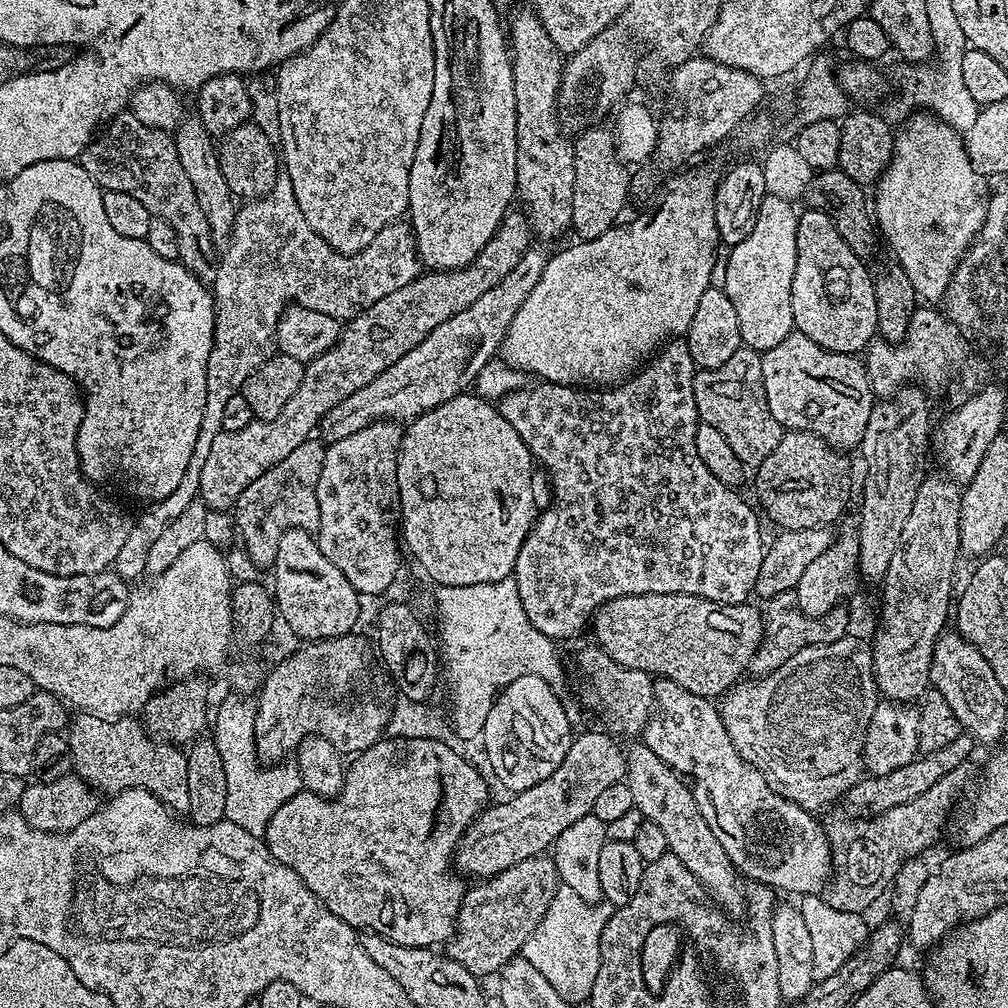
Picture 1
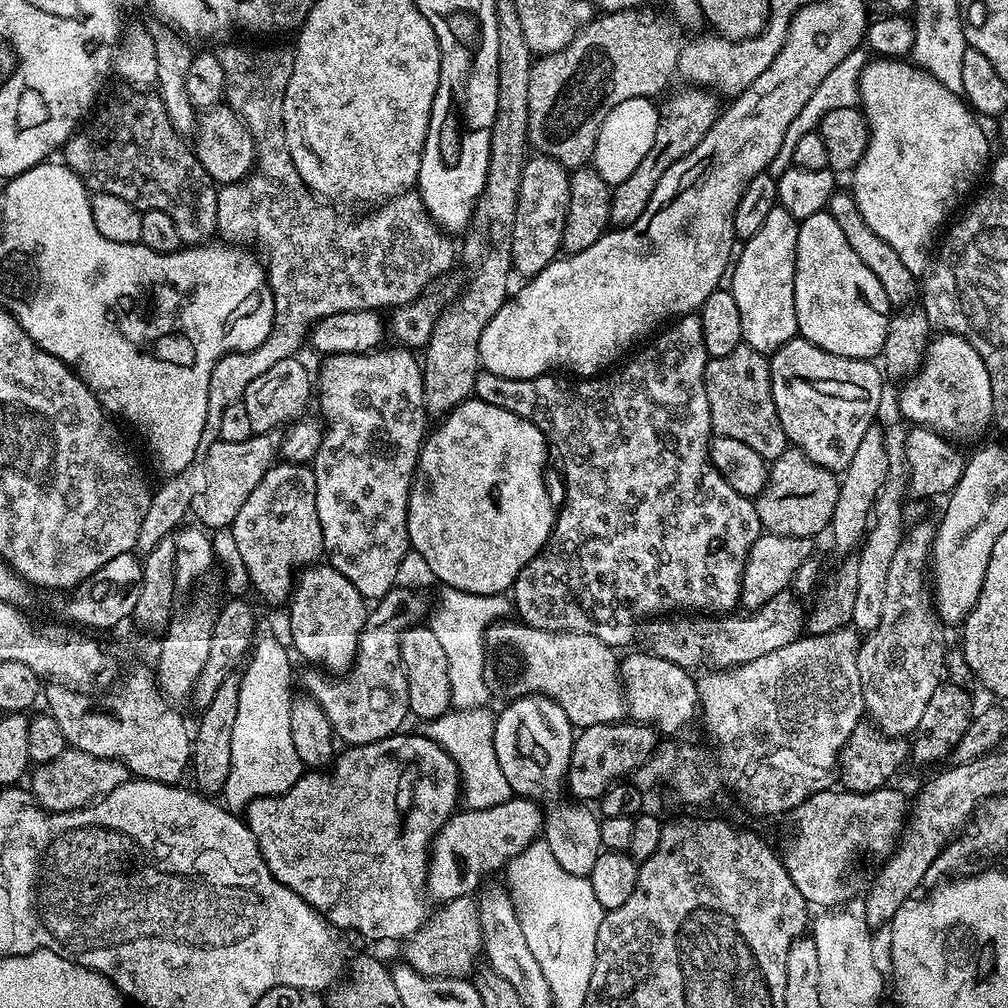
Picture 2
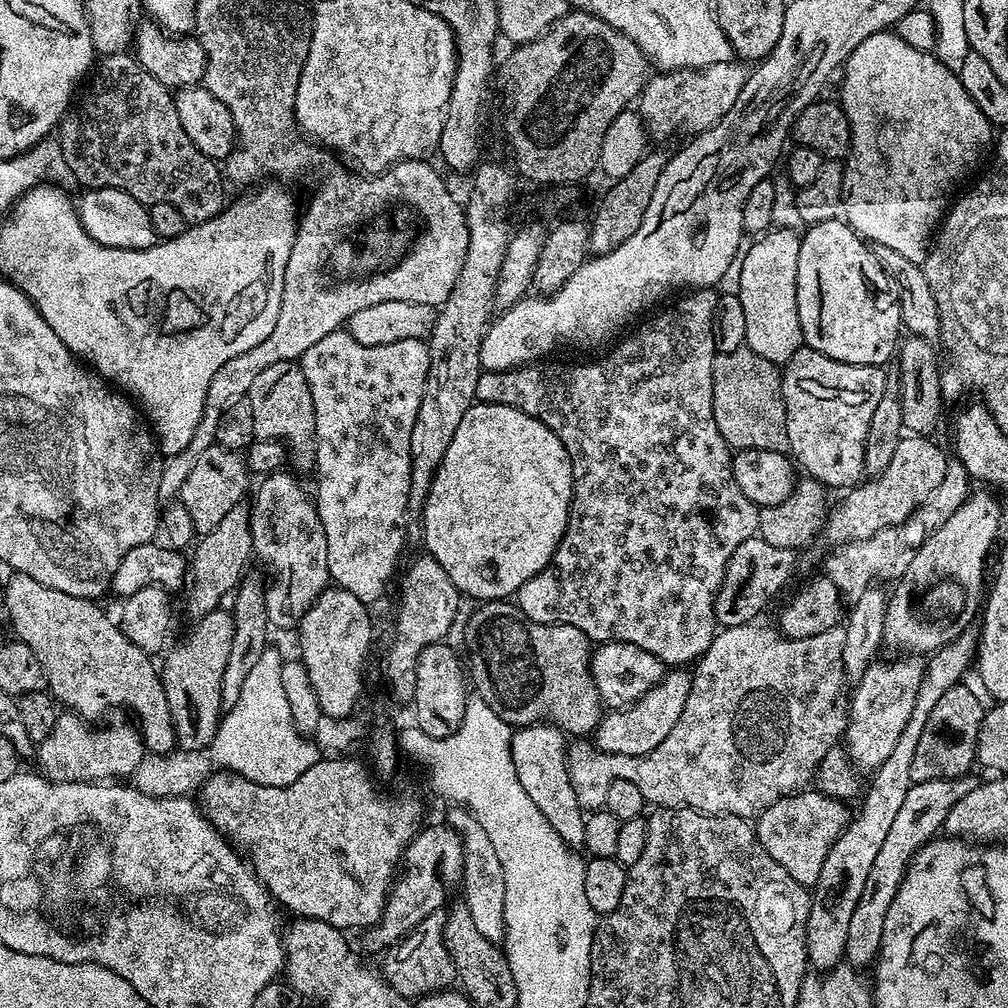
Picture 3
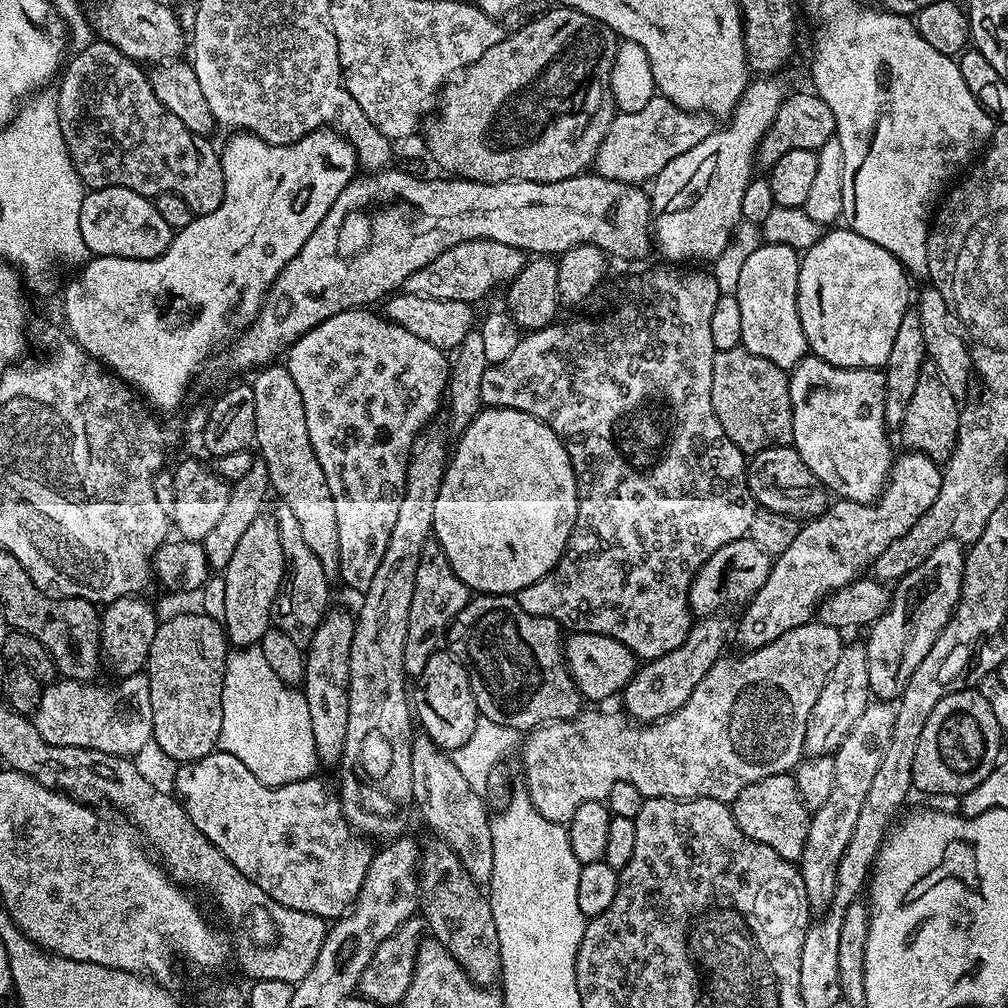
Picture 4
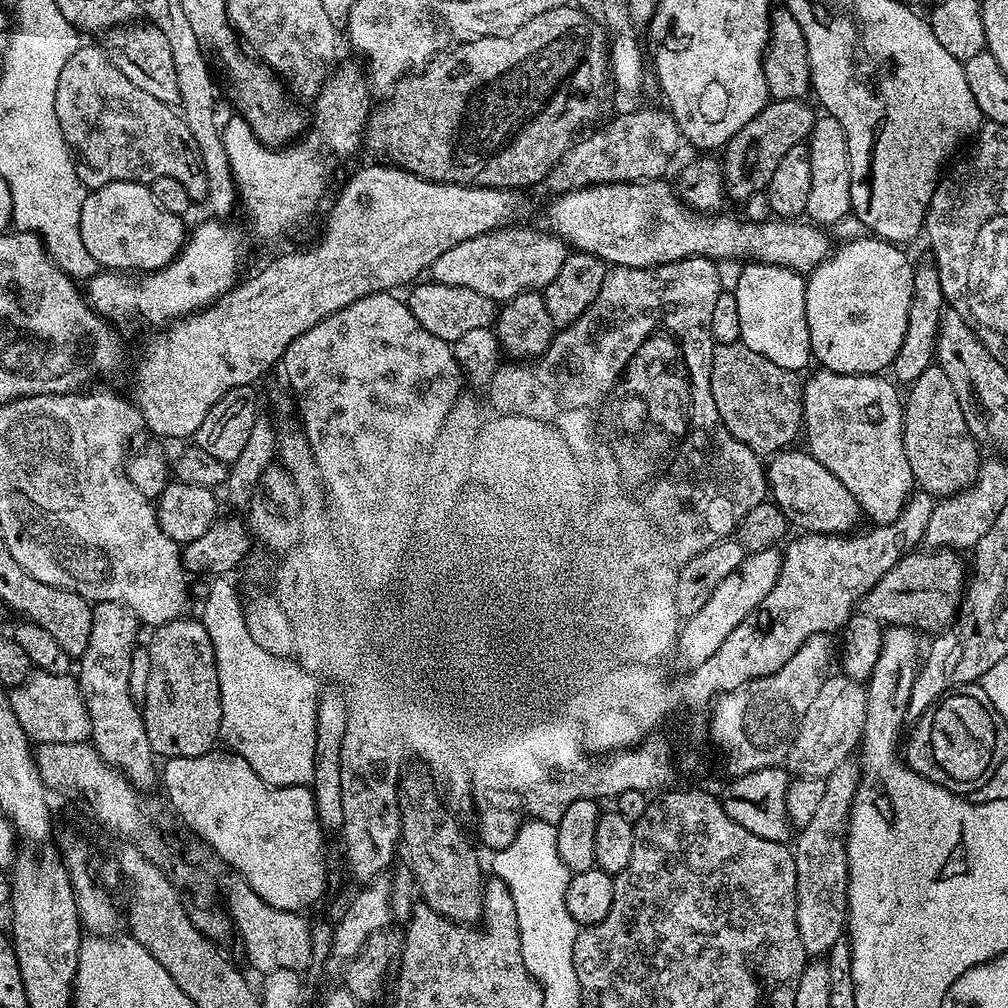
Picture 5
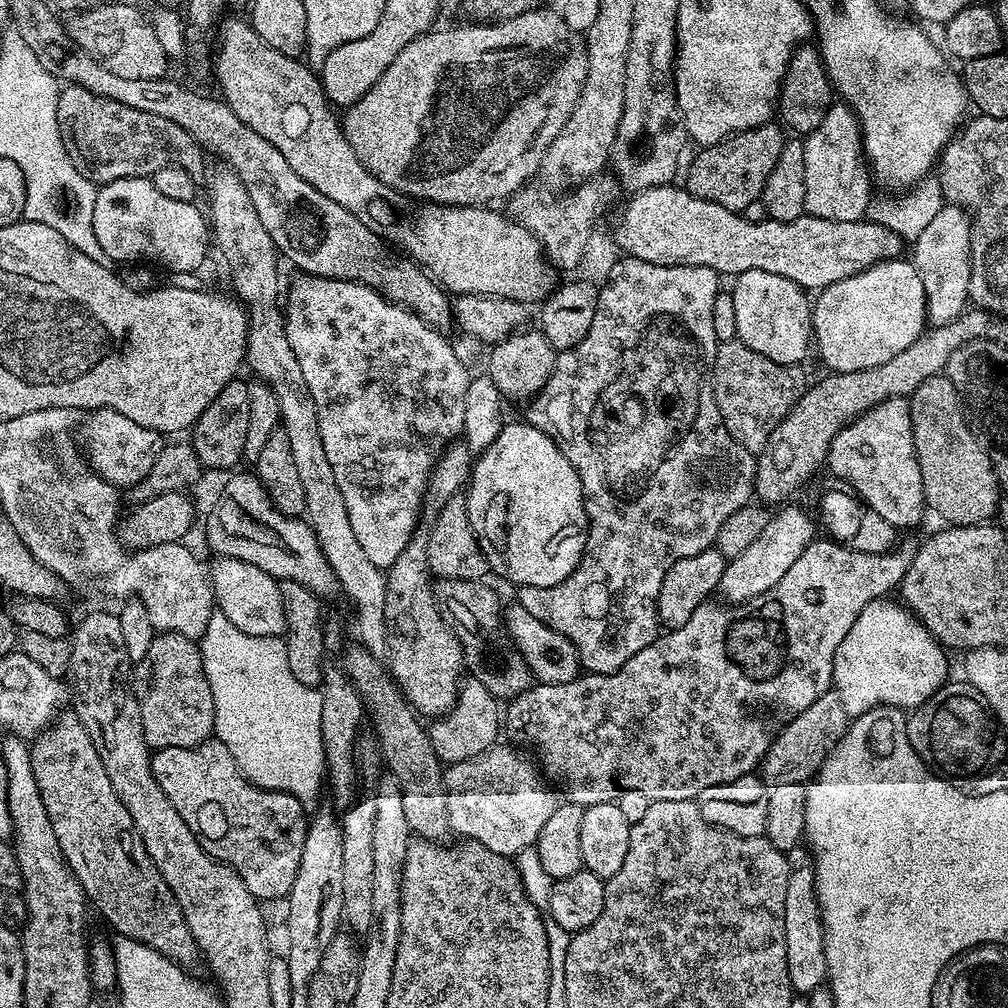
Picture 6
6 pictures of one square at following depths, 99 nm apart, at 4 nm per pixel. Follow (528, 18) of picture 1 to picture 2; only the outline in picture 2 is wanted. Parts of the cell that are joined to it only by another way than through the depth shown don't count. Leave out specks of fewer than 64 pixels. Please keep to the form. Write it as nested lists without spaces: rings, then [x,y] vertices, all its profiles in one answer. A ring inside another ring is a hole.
[[[529,155],[522,170],[521,185],[518,186],[517,214],[514,218],[512,267],[517,277],[537,276],[561,255],[566,210],[570,210],[569,169],[549,156]]]

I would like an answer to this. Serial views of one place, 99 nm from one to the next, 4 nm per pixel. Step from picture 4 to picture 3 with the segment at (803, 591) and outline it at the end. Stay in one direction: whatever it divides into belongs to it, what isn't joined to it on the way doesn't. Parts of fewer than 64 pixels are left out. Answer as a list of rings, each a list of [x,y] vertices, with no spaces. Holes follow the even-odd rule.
[[[927,435],[901,436],[894,450],[894,458],[890,458],[890,466],[886,466],[880,476],[857,483],[843,493],[841,504],[831,505],[822,529],[823,535],[828,535],[829,545],[839,546],[849,544],[851,540],[870,538],[878,530],[910,518],[914,509],[924,504],[934,490],[938,490],[938,482],[942,482],[942,474],[946,474],[949,459],[949,453],[944,453]]]

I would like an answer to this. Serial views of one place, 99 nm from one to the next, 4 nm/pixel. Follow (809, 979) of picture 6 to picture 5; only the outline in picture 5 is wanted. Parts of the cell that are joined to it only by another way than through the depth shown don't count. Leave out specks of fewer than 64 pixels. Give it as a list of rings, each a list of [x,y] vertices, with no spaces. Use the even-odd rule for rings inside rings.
[[[849,762],[838,766],[824,780],[824,793],[818,810],[805,828],[795,833],[794,870],[796,871],[796,922],[804,955],[824,958],[841,943],[848,923],[848,849],[846,825],[852,797],[858,783],[858,768]]]

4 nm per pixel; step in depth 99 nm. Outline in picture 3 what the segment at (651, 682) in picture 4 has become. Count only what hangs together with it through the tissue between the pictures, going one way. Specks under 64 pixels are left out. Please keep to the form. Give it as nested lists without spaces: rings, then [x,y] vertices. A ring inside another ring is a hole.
[[[676,666],[665,671],[664,676],[642,698],[638,698],[627,708],[608,710],[601,715],[600,725],[594,733],[594,743],[602,752],[626,754],[627,756],[645,756],[674,730],[682,710],[686,710],[686,698],[690,698],[692,677],[683,667]]]

